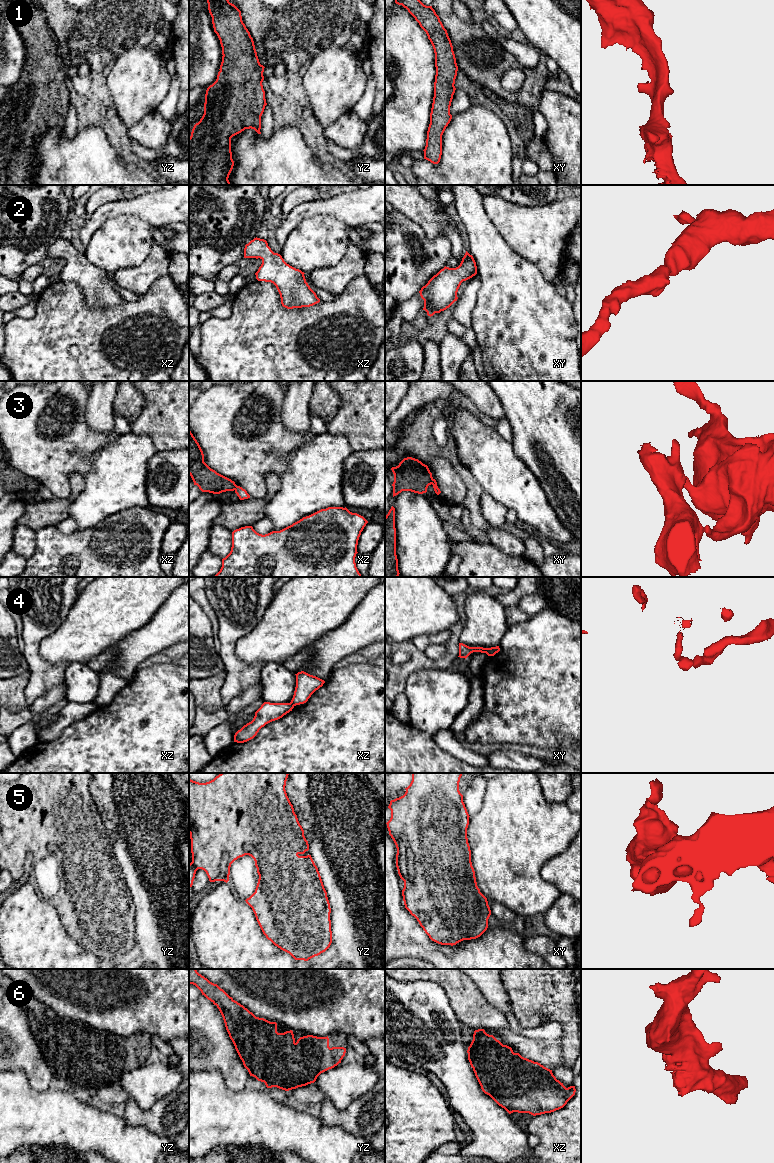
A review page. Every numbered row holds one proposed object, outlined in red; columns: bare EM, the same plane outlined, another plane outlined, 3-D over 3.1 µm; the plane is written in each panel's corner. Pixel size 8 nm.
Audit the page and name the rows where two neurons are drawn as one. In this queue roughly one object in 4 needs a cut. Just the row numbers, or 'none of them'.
3, 4

